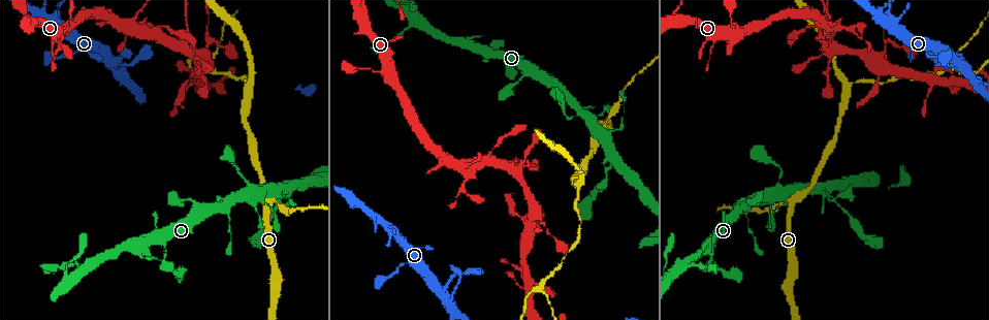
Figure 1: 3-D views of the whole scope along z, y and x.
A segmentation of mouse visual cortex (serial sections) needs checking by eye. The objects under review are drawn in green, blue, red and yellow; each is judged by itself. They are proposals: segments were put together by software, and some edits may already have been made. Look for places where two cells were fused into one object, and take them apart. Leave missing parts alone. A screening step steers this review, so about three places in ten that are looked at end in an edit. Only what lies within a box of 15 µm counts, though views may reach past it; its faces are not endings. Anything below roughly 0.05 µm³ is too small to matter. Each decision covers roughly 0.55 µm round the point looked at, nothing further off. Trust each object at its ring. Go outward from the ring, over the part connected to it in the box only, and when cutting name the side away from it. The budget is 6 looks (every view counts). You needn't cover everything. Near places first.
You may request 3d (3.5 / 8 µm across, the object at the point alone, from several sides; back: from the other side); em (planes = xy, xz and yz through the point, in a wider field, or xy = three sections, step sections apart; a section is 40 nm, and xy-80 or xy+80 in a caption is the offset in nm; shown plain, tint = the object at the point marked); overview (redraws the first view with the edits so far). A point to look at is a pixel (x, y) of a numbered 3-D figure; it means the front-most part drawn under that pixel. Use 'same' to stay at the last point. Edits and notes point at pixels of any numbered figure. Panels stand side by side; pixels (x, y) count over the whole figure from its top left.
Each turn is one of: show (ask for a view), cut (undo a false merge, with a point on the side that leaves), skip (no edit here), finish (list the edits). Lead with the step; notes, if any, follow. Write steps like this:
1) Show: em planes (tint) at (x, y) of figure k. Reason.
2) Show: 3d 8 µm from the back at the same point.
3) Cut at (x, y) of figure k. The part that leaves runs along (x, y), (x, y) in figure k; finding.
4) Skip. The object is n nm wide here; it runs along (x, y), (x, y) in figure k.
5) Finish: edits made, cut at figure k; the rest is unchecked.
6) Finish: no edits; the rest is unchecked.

Show: 3d 3.5 µm at (831, 45) of figure 1. Abrupt turn.

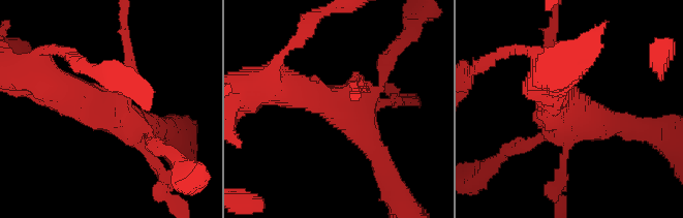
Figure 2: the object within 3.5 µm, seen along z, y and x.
Show: em xy step 1 (tint) at (340, 112) of figure 2.

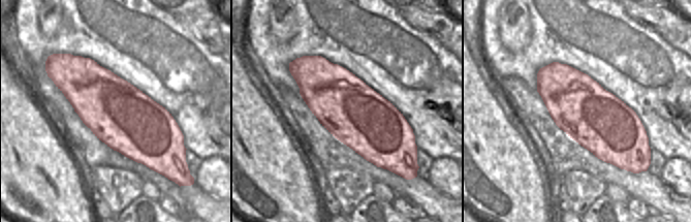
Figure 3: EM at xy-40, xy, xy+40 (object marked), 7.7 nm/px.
Cut at (127, 44) of figure 2. A second cell is stuck on.

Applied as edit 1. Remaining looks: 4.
Show: overview.

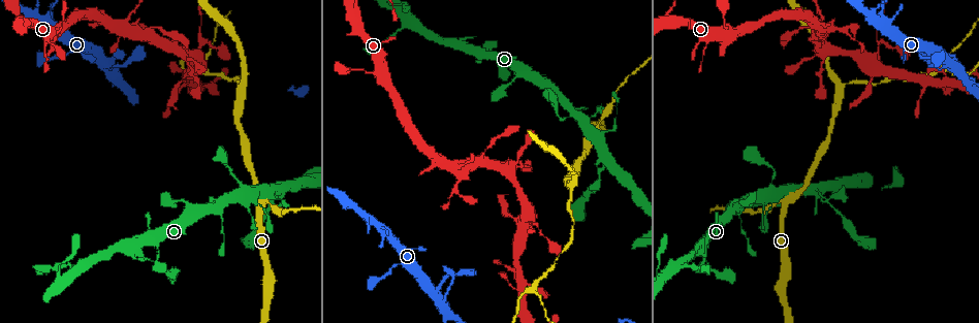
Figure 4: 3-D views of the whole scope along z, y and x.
Show: 3d 3.5 µm at (534, 222) of figure 4. Branch point.

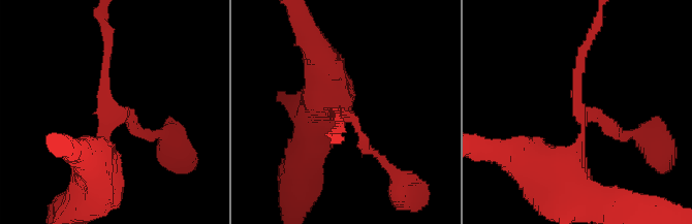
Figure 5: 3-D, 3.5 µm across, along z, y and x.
Show: em xy step 2 (plain) at (103, 122) of figure 5. Shape alone is not enough.

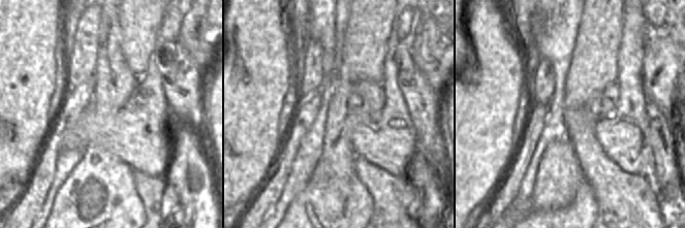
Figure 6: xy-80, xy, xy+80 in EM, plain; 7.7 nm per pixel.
Show: em xy step 2 (tint) at the same point. Where the object lies.

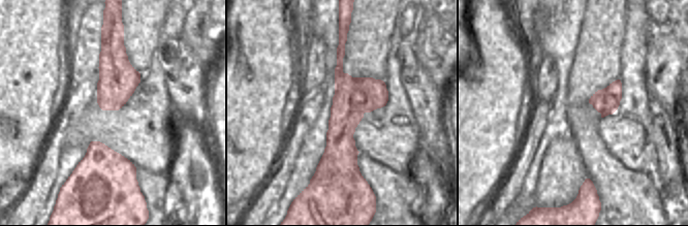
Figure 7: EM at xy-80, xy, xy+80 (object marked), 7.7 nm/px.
Skip. The object is 300 nm wide here; it runs along (326, 82), (329, 117), (351, 119), (377, 156) in figure 5; one cell here.

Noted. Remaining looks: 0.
Finish: edits made, cut at figure 2; the rest is unchecked.

